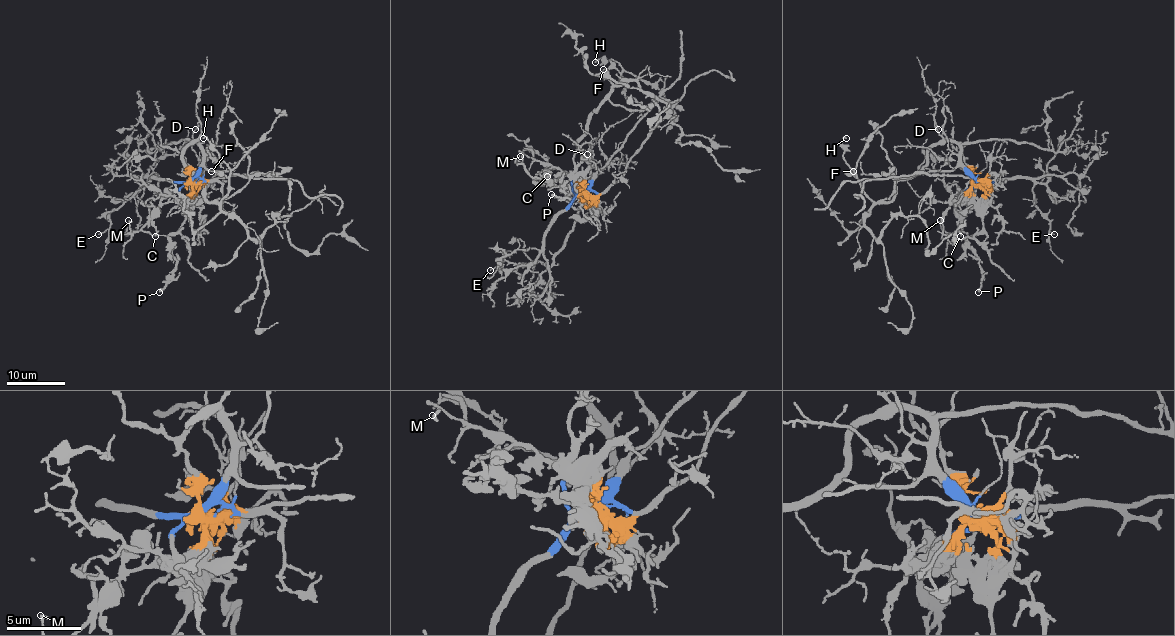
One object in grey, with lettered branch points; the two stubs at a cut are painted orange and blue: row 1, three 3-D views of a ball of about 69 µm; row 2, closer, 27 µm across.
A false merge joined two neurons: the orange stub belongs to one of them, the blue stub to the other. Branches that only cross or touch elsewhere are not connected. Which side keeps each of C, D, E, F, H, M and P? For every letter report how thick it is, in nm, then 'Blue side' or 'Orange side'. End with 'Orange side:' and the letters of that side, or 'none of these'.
C: Thickness 170 nm. Orange side
D: Thickness 110 nm. Blue side
E: Thickness 100 nm. Blue side
F: Thickness 120 nm. Blue side
H: Thickness 160 nm. Blue side
M: Thickness 180 nm. Orange side
P: Thickness 280 nm. Orange side
Orange side: C, M, P

